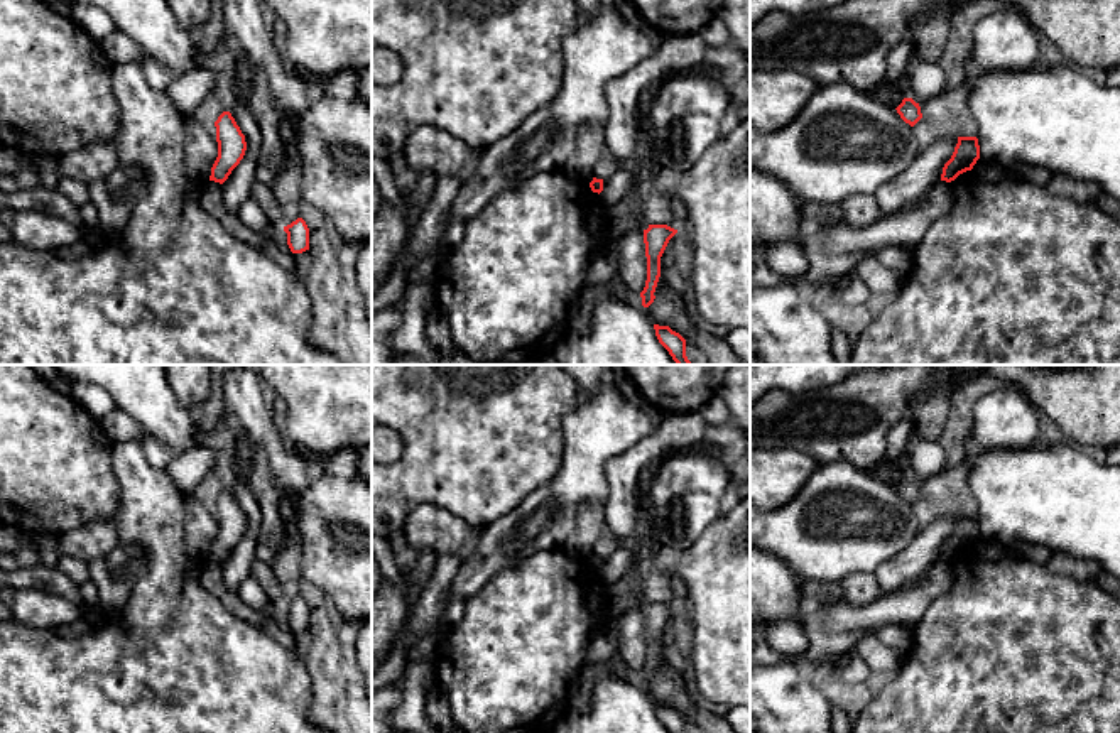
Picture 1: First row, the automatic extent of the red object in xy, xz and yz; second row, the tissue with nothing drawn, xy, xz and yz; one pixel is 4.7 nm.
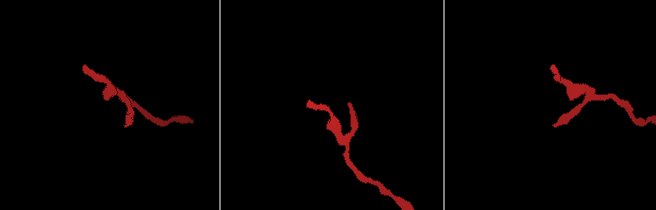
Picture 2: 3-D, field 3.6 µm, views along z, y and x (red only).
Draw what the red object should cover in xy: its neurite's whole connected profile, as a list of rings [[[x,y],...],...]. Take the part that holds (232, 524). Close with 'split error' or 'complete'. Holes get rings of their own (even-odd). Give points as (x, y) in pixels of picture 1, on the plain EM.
[[[223,490],[215,500],[218,535],[211,546],[209,559],[223,562],[231,549],[240,542],[245,534],[247,520],[240,505],[230,490]]]; complete

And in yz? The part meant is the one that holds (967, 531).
[[[958,515],[958,522],[951,537],[944,542],[941,559],[951,561],[960,552],[971,549],[980,537],[980,524],[976,515]]]; complete

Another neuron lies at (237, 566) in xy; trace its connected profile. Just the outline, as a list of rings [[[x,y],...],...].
[[[240,476],[230,490],[245,513],[247,529],[240,542],[221,562],[223,583],[230,591],[238,593],[240,583],[252,574],[252,564],[257,559],[257,544],[264,539],[262,510],[252,491],[248,476]]]

